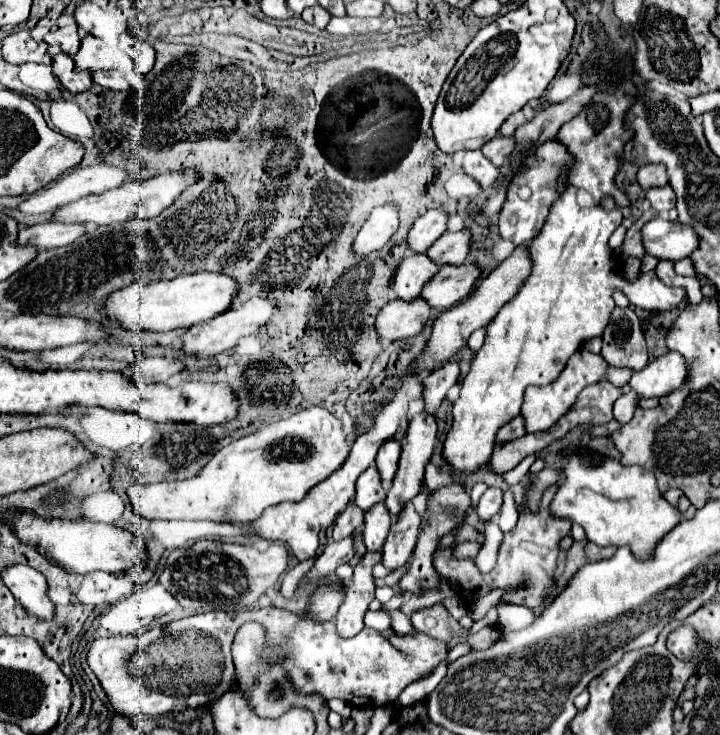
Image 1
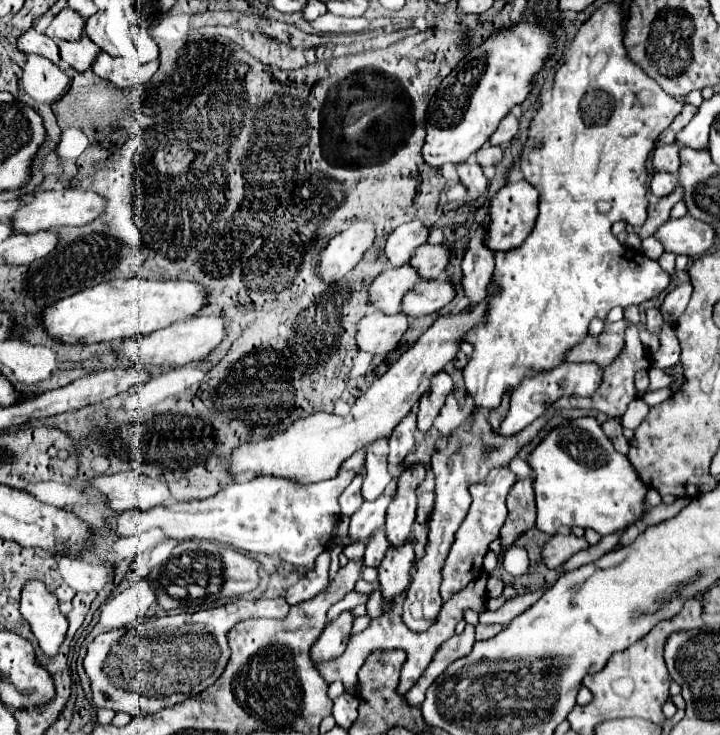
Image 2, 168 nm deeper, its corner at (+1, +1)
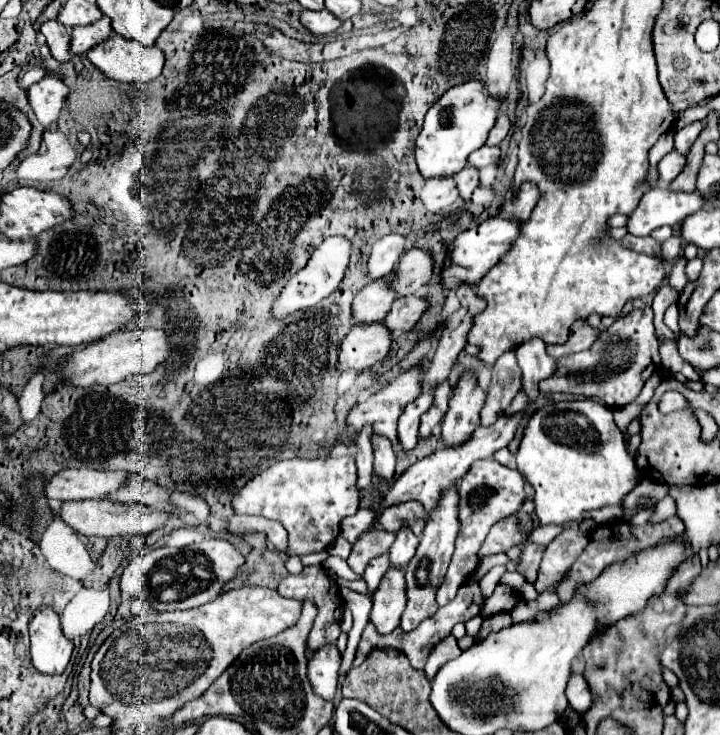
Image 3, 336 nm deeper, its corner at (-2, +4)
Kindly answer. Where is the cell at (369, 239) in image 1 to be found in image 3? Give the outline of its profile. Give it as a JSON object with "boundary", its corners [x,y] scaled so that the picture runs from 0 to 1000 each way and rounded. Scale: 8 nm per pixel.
{"boundary":[[[458,321],[453,324],[433,346],[433,351],[428,354],[428,359],[414,370],[408,373],[397,389],[392,392],[389,403],[383,405],[381,416],[378,416],[378,430],[383,435],[394,435],[397,430],[403,430],[406,424],[414,424],[414,422],[425,422],[425,419],[433,419],[439,416],[447,405],[458,403],[458,397],[464,397],[478,376],[478,367],[483,362],[483,351],[486,351],[486,327],[475,324],[475,321]]]}

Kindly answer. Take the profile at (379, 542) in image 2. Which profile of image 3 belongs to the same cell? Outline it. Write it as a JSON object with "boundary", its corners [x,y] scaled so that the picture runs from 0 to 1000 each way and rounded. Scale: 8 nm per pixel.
{"boundary":[[[539,754],[536,756],[525,756],[522,762],[517,762],[517,767],[511,767],[511,773],[506,778],[506,789],[511,795],[511,808],[519,808],[522,805],[522,800],[528,797],[528,789],[536,781],[539,773],[542,773]]]}

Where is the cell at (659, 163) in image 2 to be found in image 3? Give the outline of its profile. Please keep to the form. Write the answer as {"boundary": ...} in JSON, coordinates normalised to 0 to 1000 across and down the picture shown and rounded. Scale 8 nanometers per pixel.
{"boundary":[[[969,163],[969,166],[961,166],[961,169],[950,171],[947,177],[942,177],[939,185],[936,185],[936,201],[942,207],[950,207],[953,210],[958,204],[958,199],[964,196],[964,190],[969,188],[969,182],[975,180],[975,174],[978,174],[978,166]]]}

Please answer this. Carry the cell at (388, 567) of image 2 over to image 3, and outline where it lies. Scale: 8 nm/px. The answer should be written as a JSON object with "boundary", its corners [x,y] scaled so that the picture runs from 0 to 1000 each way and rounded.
{"boundary":[[[542,773],[528,800],[517,808],[514,846],[528,863],[542,863],[556,852],[561,833],[561,773]]]}

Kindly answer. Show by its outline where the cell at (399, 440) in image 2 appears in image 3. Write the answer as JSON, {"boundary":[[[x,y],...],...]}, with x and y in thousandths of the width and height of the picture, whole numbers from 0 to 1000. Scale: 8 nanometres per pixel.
{"boundary":[[[586,533],[575,547],[569,547],[561,555],[561,563],[553,574],[553,596],[561,607],[561,612],[572,612],[581,601],[581,580],[583,566],[600,552],[600,533]]]}

